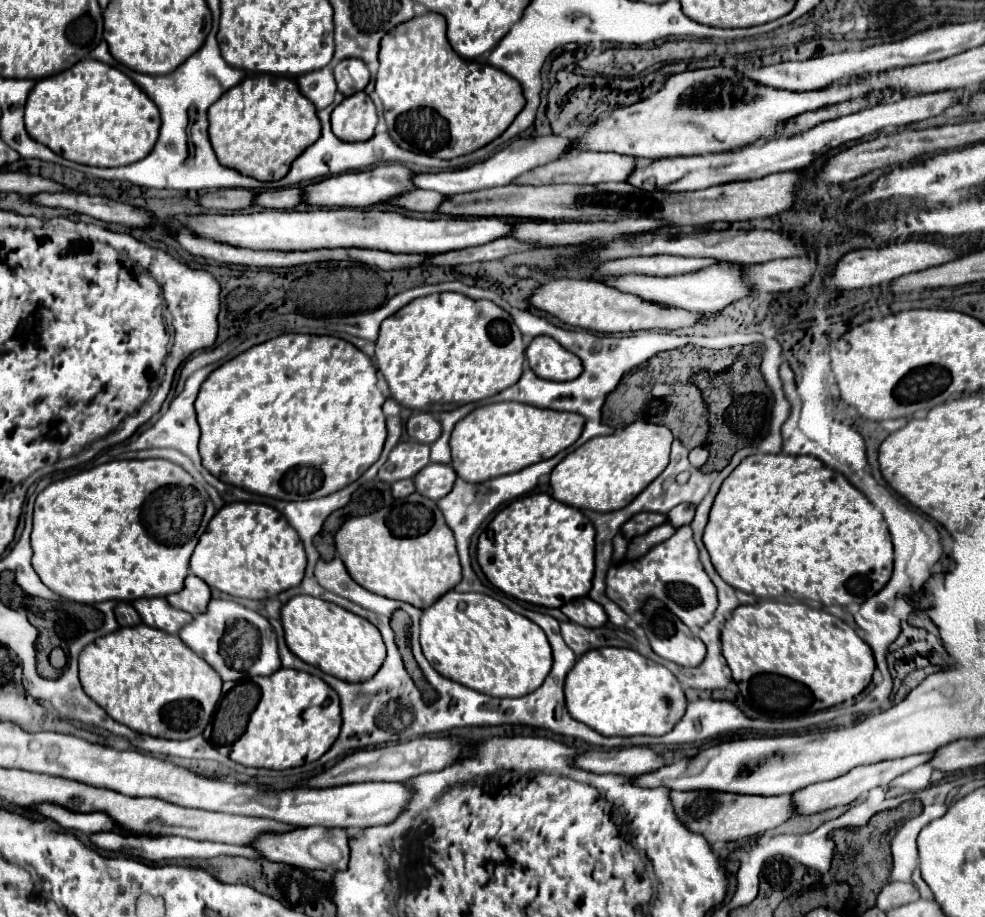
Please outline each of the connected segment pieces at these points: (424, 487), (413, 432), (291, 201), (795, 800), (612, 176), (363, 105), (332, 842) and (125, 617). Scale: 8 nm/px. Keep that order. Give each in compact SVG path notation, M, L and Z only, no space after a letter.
M428 464L414 478L416 492L428 496L430 500L440 500L442 496L446 496L452 490L454 482L456 482L456 472L448 464Z
M412 412L406 422L406 432L416 442L432 444L440 438L440 422L432 412Z
M298 186L294 188L276 188L276 190L262 190L256 192L254 198L254 206L262 206L262 208L294 208L302 202L302 190Z
M914 754L908 758L896 758L896 760L886 760L886 762L876 762L876 764L868 764L868 766L860 766L860 768L852 768L852 772L838 776L836 780L828 780L828 782L816 782L810 784L808 788L792 794L792 806L796 814L818 814L836 806L846 806L850 802L854 802L858 796L866 794L868 790L876 788L876 786L886 786L888 782L892 782L896 776L926 764L932 758L932 754Z
M576 152L568 158L554 160L552 164L544 164L534 168L532 172L518 176L514 184L528 184L528 186L544 186L544 184L600 184L600 182L626 182L630 172L634 170L636 160L630 156L606 154L606 152Z
M364 92L344 98L332 112L332 132L344 142L364 142L372 138L376 122L376 106Z
M310 826L310 828L298 828L286 834L266 834L260 836L254 842L254 848L262 852L264 858L272 862L284 862L298 868L310 868L310 870L332 870L340 872L348 868L350 860L350 838L352 834L344 828L324 828L324 826Z
M120 602L120 604L116 606L116 620L118 620L120 626L136 626L136 624L142 622L142 620L140 620L140 614L138 614L138 612L134 610L134 606L128 604L128 602Z

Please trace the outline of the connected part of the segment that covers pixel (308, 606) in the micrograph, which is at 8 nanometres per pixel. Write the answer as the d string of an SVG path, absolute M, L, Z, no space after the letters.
M294 596L282 606L280 620L292 654L300 656L306 664L318 666L322 672L346 682L364 682L372 678L386 658L386 646L378 628L366 618L356 616L332 602L314 596Z

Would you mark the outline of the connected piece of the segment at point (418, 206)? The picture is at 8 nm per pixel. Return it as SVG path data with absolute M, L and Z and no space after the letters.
M412 190L406 192L404 196L396 196L396 200L388 200L390 206L400 206L418 212L434 212L440 202L442 202L442 194L432 190Z

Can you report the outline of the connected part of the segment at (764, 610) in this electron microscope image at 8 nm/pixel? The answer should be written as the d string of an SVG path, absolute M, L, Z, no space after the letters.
M802 602L742 604L722 628L722 656L744 700L766 716L800 716L858 696L876 668L870 646L840 618Z

